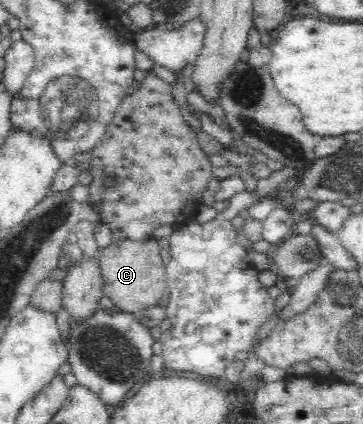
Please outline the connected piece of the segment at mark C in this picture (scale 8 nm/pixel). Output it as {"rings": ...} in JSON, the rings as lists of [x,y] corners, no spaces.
{"rings":[[[124,240],[100,247],[98,261],[103,278],[103,293],[120,311],[137,314],[142,310],[161,305],[160,299],[168,292],[166,265],[160,255],[158,240]]]}

